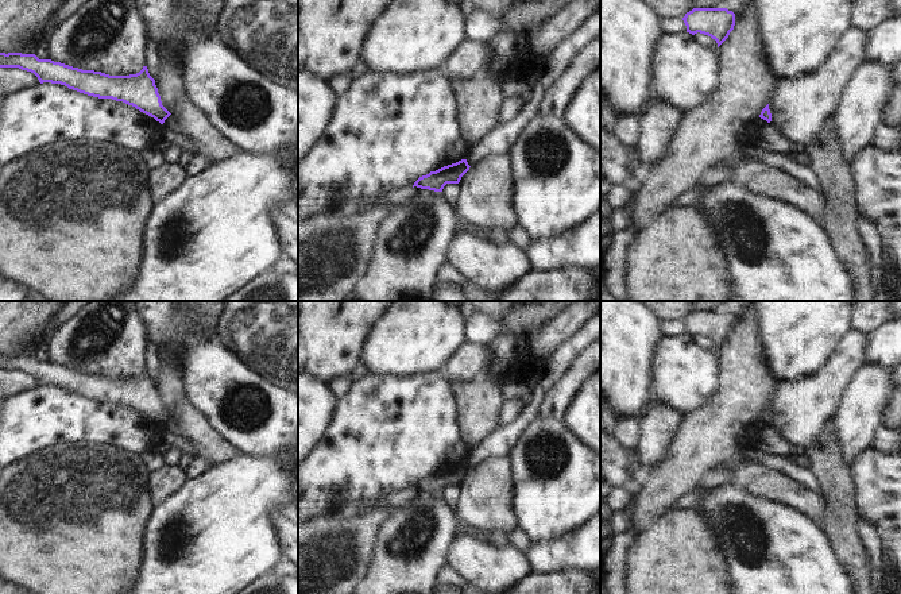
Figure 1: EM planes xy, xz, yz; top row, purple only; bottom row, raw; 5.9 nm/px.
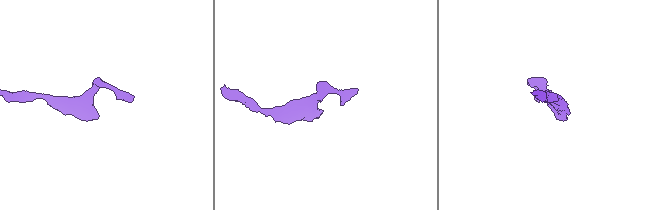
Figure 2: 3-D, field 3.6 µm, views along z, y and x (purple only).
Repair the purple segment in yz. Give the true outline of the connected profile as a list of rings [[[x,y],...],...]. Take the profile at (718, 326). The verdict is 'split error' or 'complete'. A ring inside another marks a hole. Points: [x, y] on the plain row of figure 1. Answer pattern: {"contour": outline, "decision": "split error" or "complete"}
{"contour": [[[693,310],[682,320],[687,335],[711,339],[718,350],[728,340],[735,328],[735,316],[727,310]]], "decision": "complete"}

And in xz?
{"contour": [[[461,462],[456,466],[444,468],[436,474],[430,474],[426,478],[419,479],[414,487],[421,491],[429,491],[434,494],[442,494],[446,486],[459,486],[461,479],[469,472],[467,462]]], "decision": "complete"}

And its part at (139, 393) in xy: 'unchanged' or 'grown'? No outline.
unchanged

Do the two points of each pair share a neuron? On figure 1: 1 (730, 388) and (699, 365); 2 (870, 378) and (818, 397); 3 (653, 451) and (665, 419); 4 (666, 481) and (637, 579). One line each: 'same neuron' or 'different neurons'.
1: different neurons
2: different neurons
3: same neuron
4: different neurons

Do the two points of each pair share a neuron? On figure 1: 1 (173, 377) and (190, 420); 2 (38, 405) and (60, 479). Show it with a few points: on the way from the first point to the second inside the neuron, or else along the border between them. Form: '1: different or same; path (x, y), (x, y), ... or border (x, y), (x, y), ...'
1: different; border (185, 398), (171, 415)
2: different; border (81, 442), (73, 446), (47, 447), (20, 459)

